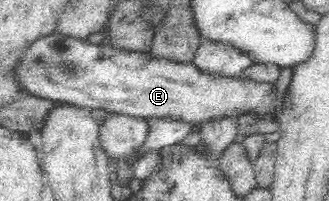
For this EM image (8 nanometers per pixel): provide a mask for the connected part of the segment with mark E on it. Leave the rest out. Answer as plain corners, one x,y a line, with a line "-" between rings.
58,32
51,33
50,35
41,37
34,41
32,45
26,50
25,58
21,61
21,64
17,65
17,75
19,75
19,80
24,91
29,94
41,97
42,99
49,99
56,102
62,102
64,104
70,104
76,108
84,108
90,111
99,109
108,112
109,114
120,114
130,117
145,119
148,121
150,119
154,121
162,121
162,119
170,118
171,121
182,121
187,125
192,125
196,130
200,125
205,123
212,123
212,121
222,121
222,118
227,118
236,116
236,119
241,115
248,114
248,116
254,116
254,118
272,118
273,121
280,123
281,115
283,111
291,106
291,101
287,97
287,92
282,91
279,93
275,83
266,83
265,81
256,81
255,79
250,79
248,77
241,77
239,75
212,75
207,71
202,71
200,67
196,67
193,62
182,62
182,61
170,61
165,57
154,57
150,52
140,52
140,51
126,51
114,46
106,46
104,44
94,44
90,43
88,39
79,40
73,37
68,37
62,35

